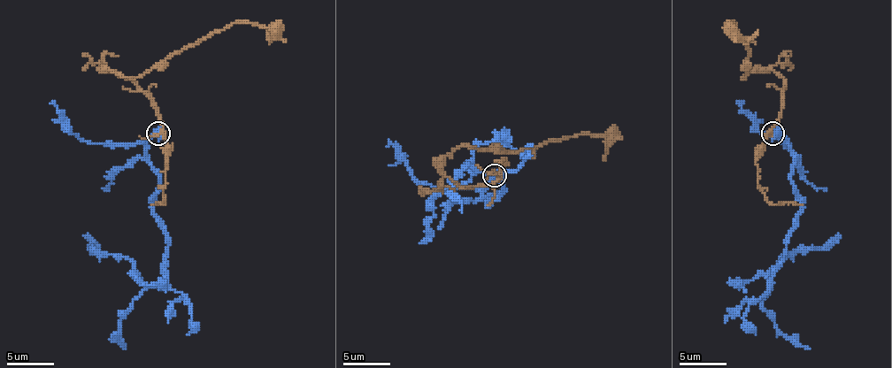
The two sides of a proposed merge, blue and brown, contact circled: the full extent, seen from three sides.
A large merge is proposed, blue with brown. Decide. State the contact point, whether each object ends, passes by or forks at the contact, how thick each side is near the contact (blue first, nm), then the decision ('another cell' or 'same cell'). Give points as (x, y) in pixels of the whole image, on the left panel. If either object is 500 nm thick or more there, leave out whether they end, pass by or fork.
(157, 134) | 650/160 nm | another cell

